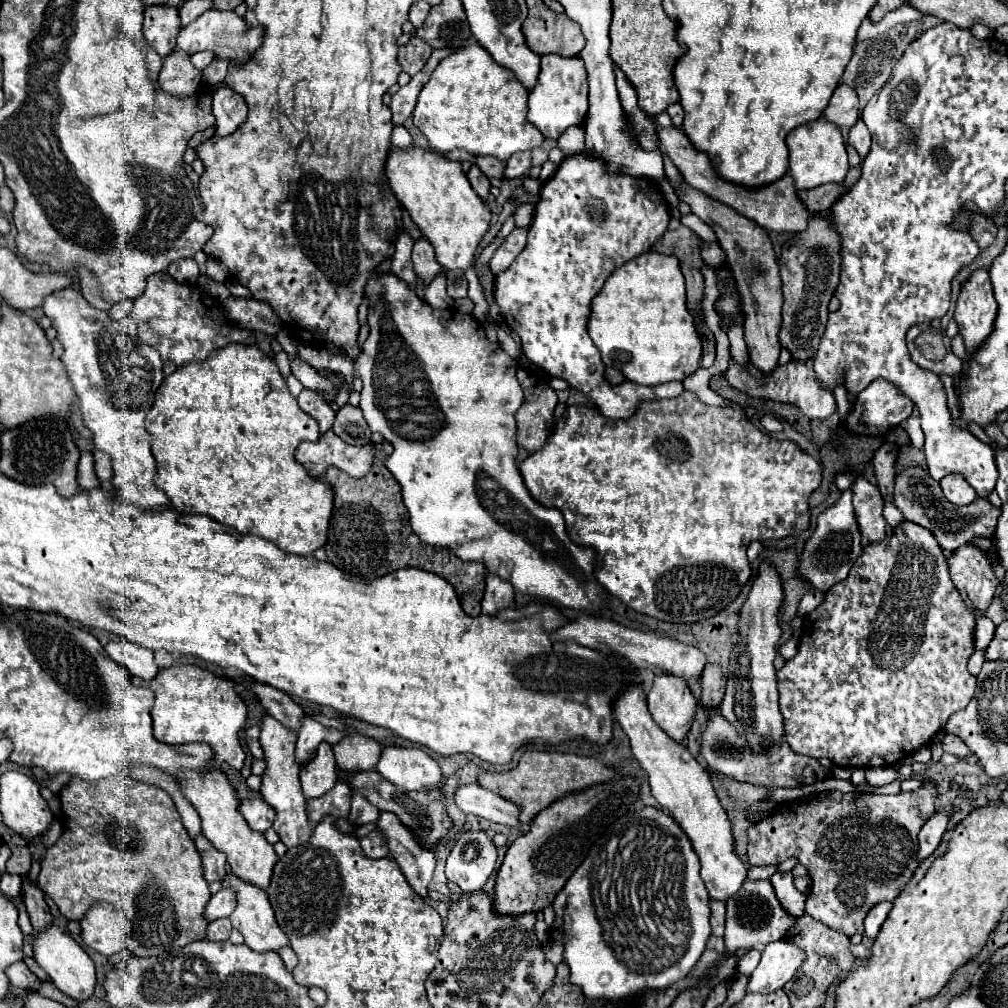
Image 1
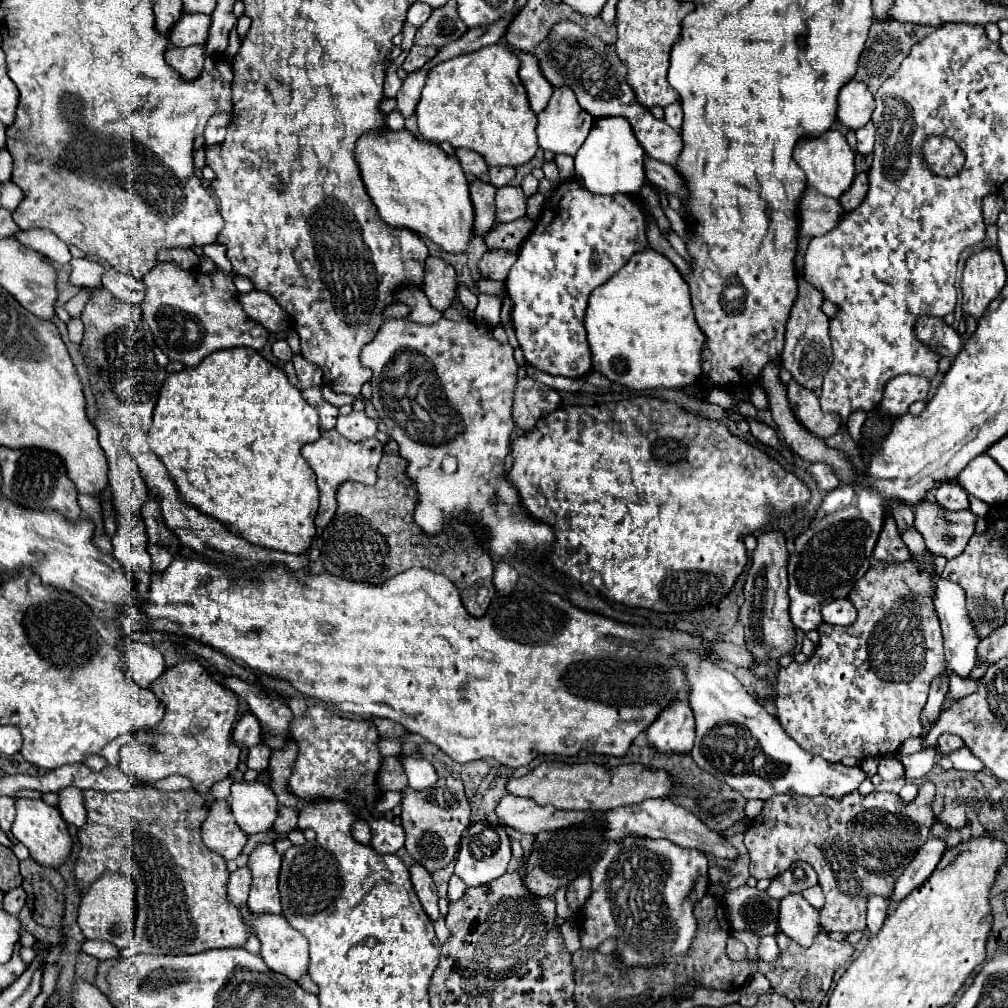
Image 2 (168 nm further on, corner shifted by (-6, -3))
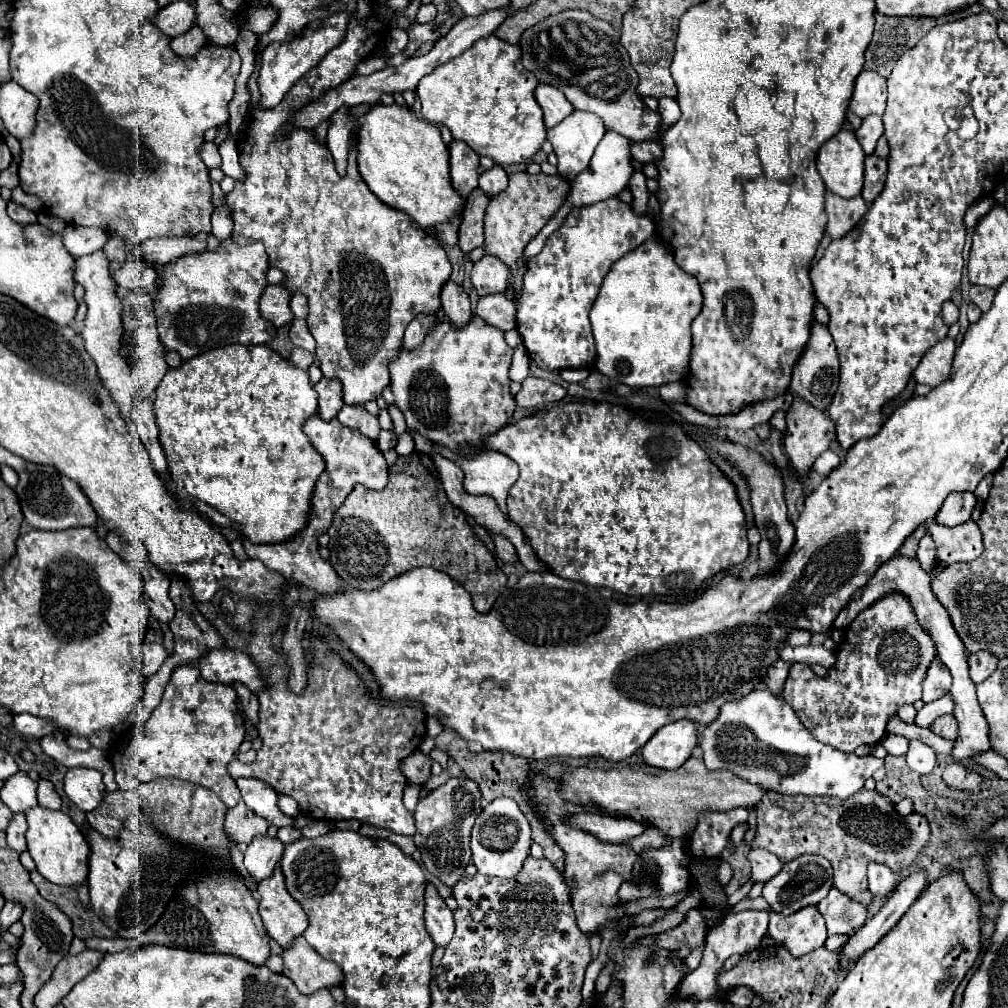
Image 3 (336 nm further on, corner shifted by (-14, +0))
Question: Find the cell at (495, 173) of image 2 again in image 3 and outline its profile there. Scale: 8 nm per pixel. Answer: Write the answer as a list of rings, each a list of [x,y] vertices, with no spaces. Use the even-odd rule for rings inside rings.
[[[493,166],[489,170],[485,170],[481,176],[479,176],[479,190],[487,192],[487,196],[495,196],[499,194],[501,190],[507,188],[507,182],[509,182],[509,176],[507,172],[501,168],[501,166]]]

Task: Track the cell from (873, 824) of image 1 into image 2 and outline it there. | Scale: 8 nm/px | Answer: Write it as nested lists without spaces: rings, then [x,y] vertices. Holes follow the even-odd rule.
[[[925,781],[923,787],[919,789],[919,795],[915,797],[915,801],[911,803],[905,803],[899,795],[895,793],[869,793],[865,797],[861,797],[857,791],[855,793],[849,793],[847,797],[843,797],[843,801],[831,801],[831,797],[787,797],[787,795],[777,795],[777,797],[771,797],[765,801],[765,807],[763,807],[763,813],[759,817],[753,819],[753,823],[749,825],[749,829],[745,831],[745,847],[749,849],[749,855],[751,855],[751,875],[755,879],[773,879],[775,875],[783,873],[789,869],[792,863],[795,861],[807,861],[817,877],[819,877],[819,885],[823,887],[823,893],[825,893],[825,905],[823,909],[819,911],[819,923],[827,929],[827,931],[843,931],[843,933],[853,933],[853,931],[865,931],[865,907],[867,907],[867,901],[871,895],[881,895],[885,899],[891,897],[893,893],[893,887],[895,887],[895,881],[899,877],[899,873],[903,873],[903,869],[911,863],[911,859],[915,857],[915,853],[923,847],[923,843],[927,841],[929,837],[929,831],[935,823],[935,813],[931,809],[931,803],[935,799],[935,785],[931,781]]]

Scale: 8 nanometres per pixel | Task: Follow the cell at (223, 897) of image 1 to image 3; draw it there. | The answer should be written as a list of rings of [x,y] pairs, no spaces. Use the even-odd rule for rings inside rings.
[[[261,834],[245,850],[247,872],[257,880],[271,876],[273,870],[277,868],[279,860],[281,860],[283,850],[285,850],[285,844],[277,836],[271,838],[269,834]]]

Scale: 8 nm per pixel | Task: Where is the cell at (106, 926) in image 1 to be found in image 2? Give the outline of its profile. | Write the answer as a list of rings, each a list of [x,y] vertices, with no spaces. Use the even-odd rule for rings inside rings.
[[[105,873],[91,885],[79,905],[79,927],[87,939],[109,941],[117,949],[125,949],[133,939],[135,927],[135,883],[127,875]]]

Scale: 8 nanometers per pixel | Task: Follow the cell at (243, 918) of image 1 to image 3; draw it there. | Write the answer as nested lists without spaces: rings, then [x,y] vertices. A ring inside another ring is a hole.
[[[297,938],[297,942],[285,950],[283,954],[285,970],[283,974],[291,978],[297,990],[305,996],[321,988],[333,988],[343,984],[343,970],[335,966],[331,960],[323,960],[305,938]]]

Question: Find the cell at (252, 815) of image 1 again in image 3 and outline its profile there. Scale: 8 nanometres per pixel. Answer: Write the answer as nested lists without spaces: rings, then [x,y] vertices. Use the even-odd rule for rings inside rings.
[[[237,778],[245,804],[275,826],[295,826],[293,816],[285,816],[277,806],[277,792],[259,778]]]

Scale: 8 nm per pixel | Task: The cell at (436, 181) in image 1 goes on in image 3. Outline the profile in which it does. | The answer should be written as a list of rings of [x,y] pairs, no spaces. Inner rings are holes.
[[[373,104],[369,108],[369,112],[365,112],[363,116],[353,116],[351,108],[345,106],[345,110],[337,110],[331,120],[329,120],[329,130],[327,130],[327,148],[335,160],[337,172],[339,176],[345,174],[347,168],[347,156],[351,150],[351,138],[357,136],[357,168],[361,178],[365,180],[365,184],[371,188],[373,194],[379,196],[379,200],[383,200],[387,206],[393,206],[405,214],[409,214],[423,230],[431,230],[435,224],[439,222],[447,222],[449,218],[453,218],[463,200],[459,196],[459,192],[453,188],[451,184],[451,176],[449,176],[449,150],[441,138],[441,132],[435,124],[421,120],[419,116],[413,114],[413,110],[409,106],[399,106],[399,104]]]

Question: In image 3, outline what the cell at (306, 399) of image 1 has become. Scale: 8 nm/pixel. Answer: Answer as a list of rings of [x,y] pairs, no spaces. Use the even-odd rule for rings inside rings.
[[[323,378],[315,386],[315,392],[319,396],[317,400],[317,412],[323,420],[333,420],[343,406],[343,392],[341,392],[341,382],[339,380],[329,380]]]

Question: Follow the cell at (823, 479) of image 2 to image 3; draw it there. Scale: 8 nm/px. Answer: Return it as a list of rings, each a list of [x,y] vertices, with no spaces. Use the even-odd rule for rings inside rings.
[[[827,450],[827,452],[823,452],[823,454],[817,458],[813,470],[817,470],[817,472],[823,474],[823,476],[827,476],[827,472],[831,472],[835,466],[839,466],[839,456],[837,456],[833,450]]]

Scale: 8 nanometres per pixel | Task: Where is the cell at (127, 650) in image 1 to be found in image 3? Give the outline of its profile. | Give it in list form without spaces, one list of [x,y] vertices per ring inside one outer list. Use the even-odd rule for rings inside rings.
[[[143,644],[143,654],[145,654],[145,658],[143,658],[141,674],[147,678],[159,670],[163,660],[167,658],[167,652],[161,644]]]

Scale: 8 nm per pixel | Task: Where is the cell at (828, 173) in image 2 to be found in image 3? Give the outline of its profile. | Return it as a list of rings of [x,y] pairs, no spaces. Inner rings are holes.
[[[841,130],[817,152],[817,170],[829,192],[841,198],[853,198],[863,188],[865,152],[855,132]]]

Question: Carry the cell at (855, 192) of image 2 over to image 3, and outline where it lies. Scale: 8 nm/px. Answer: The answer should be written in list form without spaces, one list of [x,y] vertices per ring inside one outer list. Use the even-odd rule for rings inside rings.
[[[871,154],[865,158],[865,186],[861,196],[867,204],[871,204],[877,194],[883,190],[887,178],[887,160],[879,158],[877,154]]]

